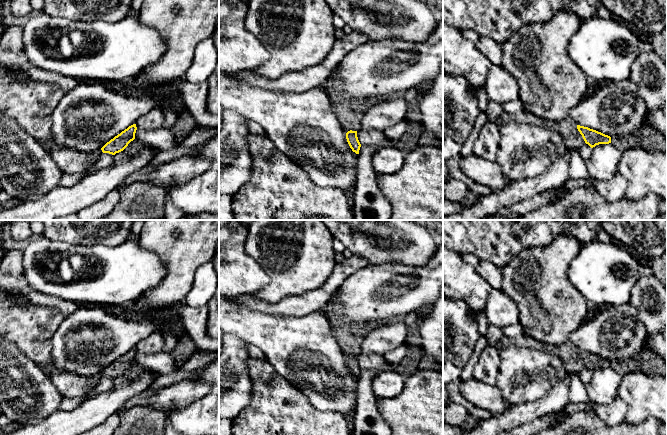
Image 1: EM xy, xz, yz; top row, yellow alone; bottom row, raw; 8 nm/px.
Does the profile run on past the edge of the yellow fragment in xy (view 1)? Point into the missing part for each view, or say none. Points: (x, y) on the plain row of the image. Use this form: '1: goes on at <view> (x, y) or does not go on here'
1: does not go on here

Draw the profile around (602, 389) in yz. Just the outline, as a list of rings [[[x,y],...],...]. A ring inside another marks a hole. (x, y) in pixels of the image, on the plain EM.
[[[611,367],[599,368],[592,372],[591,381],[585,385],[589,399],[595,405],[611,403],[617,398],[618,387],[623,376]]]

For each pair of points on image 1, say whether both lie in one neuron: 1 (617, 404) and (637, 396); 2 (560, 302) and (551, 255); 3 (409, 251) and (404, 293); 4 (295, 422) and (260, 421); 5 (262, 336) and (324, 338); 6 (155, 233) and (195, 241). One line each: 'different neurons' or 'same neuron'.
1: different neurons
2: same neuron
3: different neurons
4: same neuron
5: same neuron
6: same neuron

